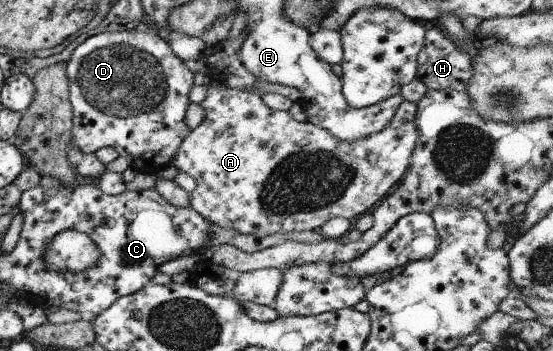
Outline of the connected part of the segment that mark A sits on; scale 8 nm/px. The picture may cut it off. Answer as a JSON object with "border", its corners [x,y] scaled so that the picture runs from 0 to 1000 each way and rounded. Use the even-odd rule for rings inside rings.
{"border":[[[382,234],[373,248],[371,282],[360,296],[369,316],[369,339],[329,396],[311,464],[325,490],[336,493],[353,519],[353,538],[342,553],[342,593],[358,607],[369,627],[385,632],[398,650],[423,652],[423,661],[434,667],[458,667],[459,672],[479,675],[505,661],[575,658],[599,621],[631,627],[640,624],[644,613],[662,610],[682,587],[691,561],[709,538],[709,527],[723,519],[723,507],[731,487],[734,487],[745,430],[752,416],[754,382],[749,328],[758,305],[754,293],[740,293],[729,285],[727,296],[716,311],[712,330],[705,339],[702,359],[685,379],[671,382],[660,396],[615,405],[611,396],[599,390],[597,379],[575,365],[571,356],[559,348],[537,350],[517,316],[486,311],[467,271],[427,256],[425,251],[409,251],[405,242],[391,251]]]}

